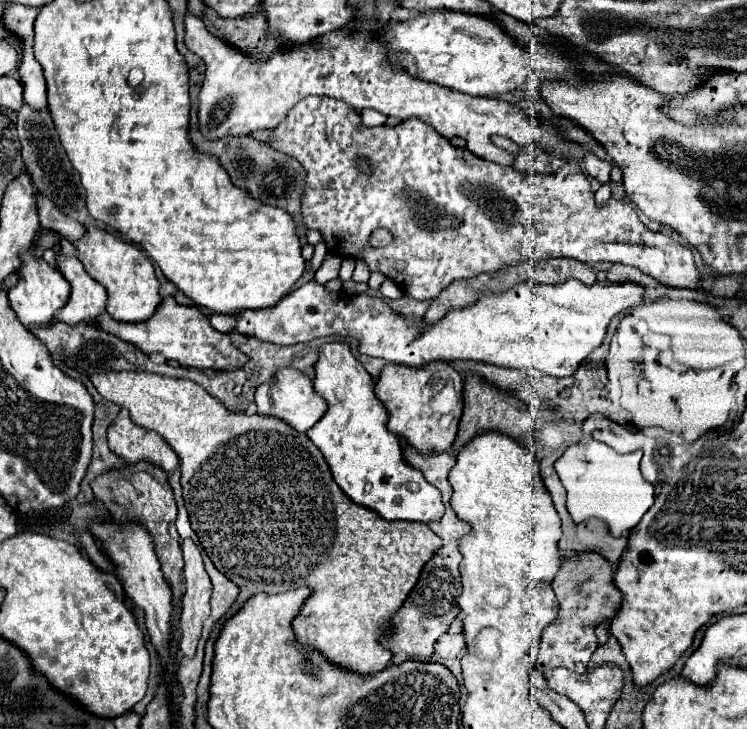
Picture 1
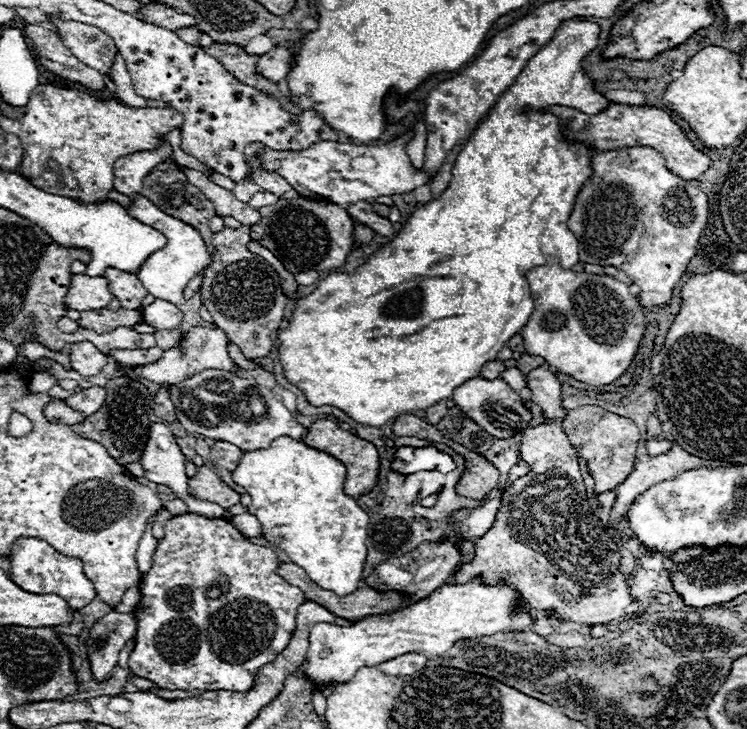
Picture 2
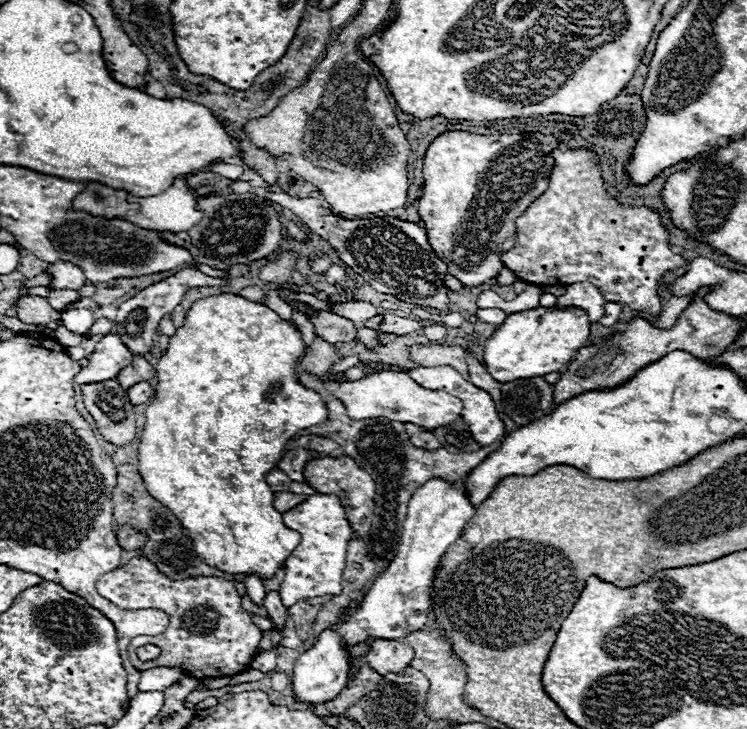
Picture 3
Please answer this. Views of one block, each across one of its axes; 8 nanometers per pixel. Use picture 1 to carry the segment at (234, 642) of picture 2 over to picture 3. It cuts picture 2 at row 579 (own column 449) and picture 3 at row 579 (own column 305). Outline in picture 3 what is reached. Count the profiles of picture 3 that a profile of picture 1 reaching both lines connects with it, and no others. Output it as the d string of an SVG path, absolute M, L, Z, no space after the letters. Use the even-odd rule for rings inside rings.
M138 556L132 558L126 566L100 576L96 586L106 600L118 604L120 608L158 608L170 616L170 626L162 636L138 636L128 646L128 654L136 670L182 664L186 670L190 670L188 674L196 678L220 678L246 670L258 652L262 630L242 608L242 598L236 586L228 580L196 576L174 582L160 574L156 566L144 556ZM146 644L160 646L162 654L152 660L140 660L136 648Z

